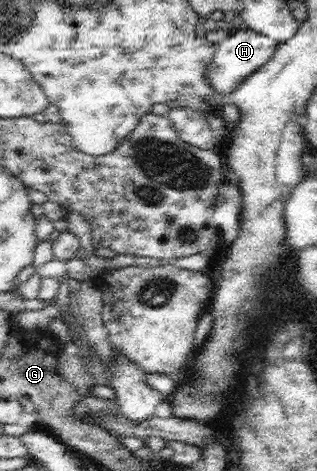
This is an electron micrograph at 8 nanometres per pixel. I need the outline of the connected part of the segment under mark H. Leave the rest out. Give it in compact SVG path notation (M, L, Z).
M245 28L239 31L234 30L220 44L218 55L215 56L215 64L210 68L211 85L215 85L217 93L223 93L231 98L249 77L258 72L259 68L263 68L263 64L271 63L271 60L274 60L277 50L279 50L279 42L273 40L271 36Z

